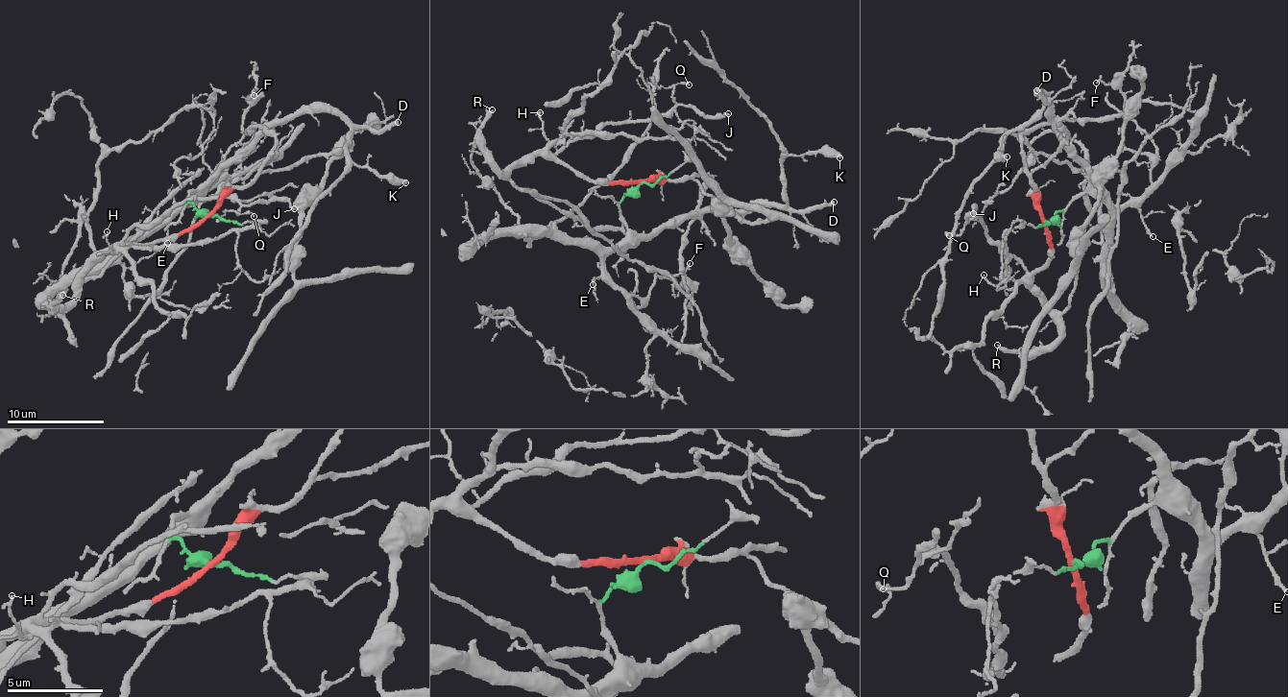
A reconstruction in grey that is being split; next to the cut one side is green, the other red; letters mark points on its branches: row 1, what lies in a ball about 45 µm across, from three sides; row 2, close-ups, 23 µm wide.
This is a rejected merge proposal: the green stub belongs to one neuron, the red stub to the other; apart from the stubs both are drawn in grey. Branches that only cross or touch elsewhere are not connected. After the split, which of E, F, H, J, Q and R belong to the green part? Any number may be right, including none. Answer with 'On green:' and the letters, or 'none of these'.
On green: E, F

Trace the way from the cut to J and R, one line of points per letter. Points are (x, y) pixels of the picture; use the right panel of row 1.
J: (1046, 224), (1052, 255), (1045, 266), (1029, 273), (975, 215), (966, 223), (974, 206), (974, 214)
R: (1046, 224), (1052, 255), (1037, 268), (1030, 284), (1053, 313), (1057, 336), (1051, 345), (1025, 354), (998, 346)

